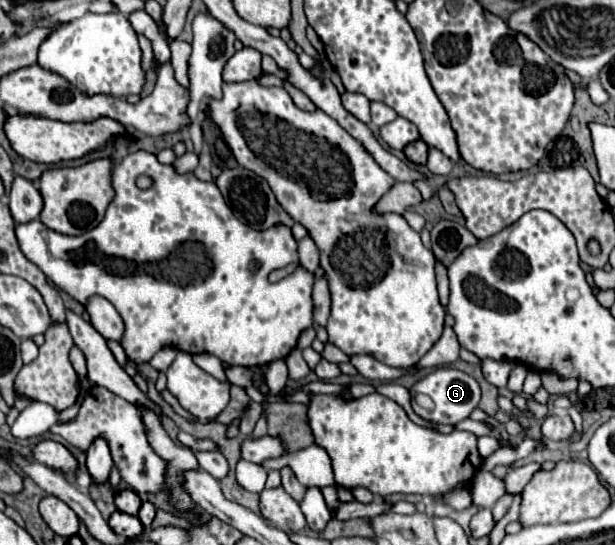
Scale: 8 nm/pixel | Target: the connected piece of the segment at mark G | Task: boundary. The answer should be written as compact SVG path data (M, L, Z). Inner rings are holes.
M441 367L441 369L435 369L433 373L425 375L423 379L419 379L413 387L411 387L411 393L425 393L433 399L435 407L431 411L427 409L413 409L421 419L427 419L431 423L441 423L441 425L455 425L457 421L463 421L469 417L469 413L477 407L479 399L481 399L481 389L479 389L479 383L459 371L459 369L453 369L453 367Z

